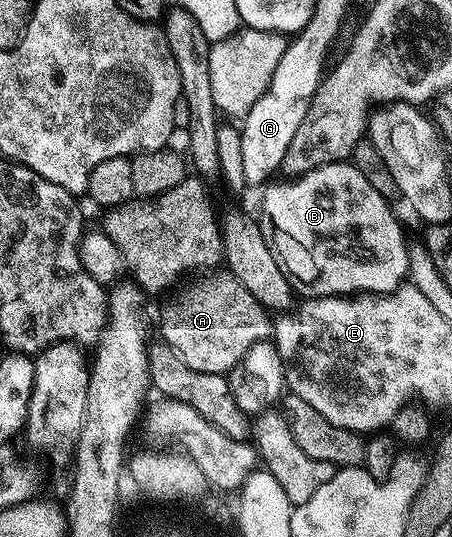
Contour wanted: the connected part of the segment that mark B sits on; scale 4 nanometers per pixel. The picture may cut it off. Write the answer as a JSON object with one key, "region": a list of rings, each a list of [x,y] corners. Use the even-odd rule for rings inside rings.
{"region":[[[335,161],[332,165],[322,165],[286,183],[288,185],[268,184],[263,194],[268,198],[268,209],[280,228],[291,233],[313,255],[323,273],[318,286],[322,296],[391,293],[404,284],[408,276],[408,238],[403,238],[403,229],[394,211],[387,206],[390,205],[388,198],[379,194],[377,187],[373,187],[373,183],[357,171],[354,163]]]}

